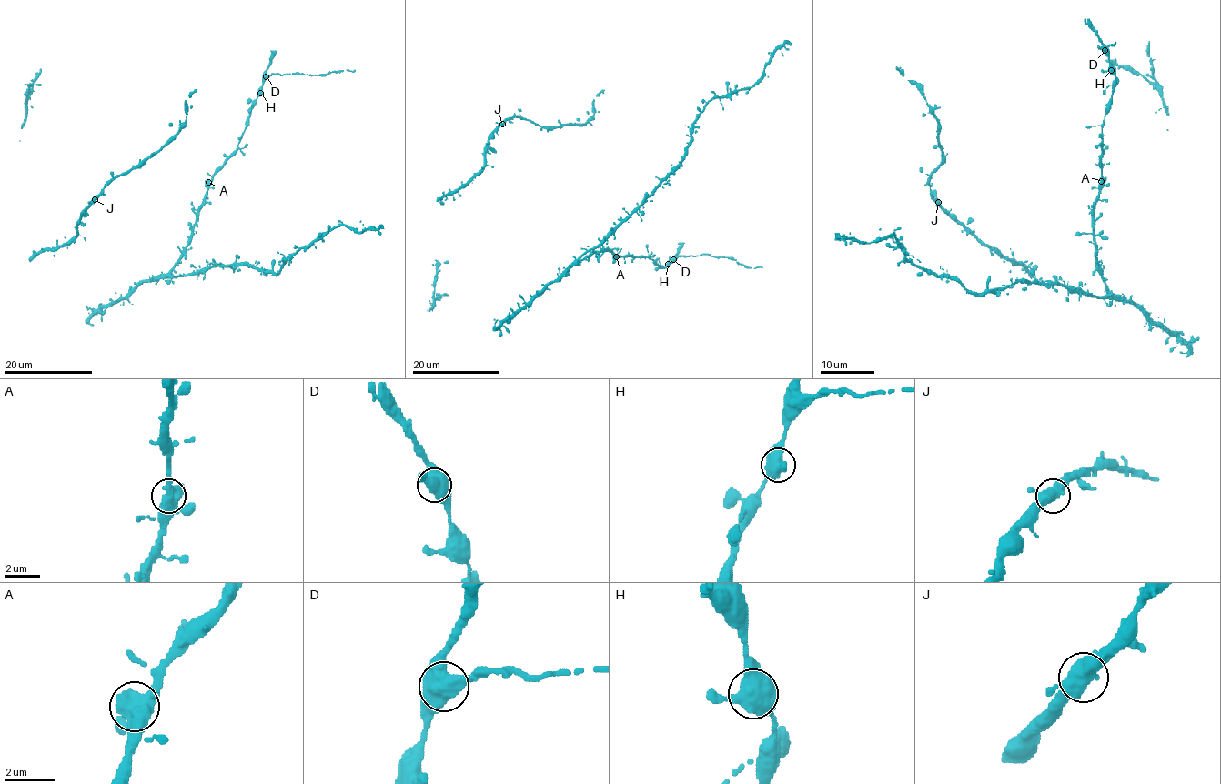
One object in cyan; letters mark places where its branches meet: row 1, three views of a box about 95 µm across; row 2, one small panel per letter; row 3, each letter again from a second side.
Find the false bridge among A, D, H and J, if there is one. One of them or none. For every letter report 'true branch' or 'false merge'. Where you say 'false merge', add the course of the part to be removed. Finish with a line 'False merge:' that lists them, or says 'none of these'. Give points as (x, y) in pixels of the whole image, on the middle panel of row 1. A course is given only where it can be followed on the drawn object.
A: true branch
D: false merge; course (673, 258), (710, 255), (716, 257), (732, 257), (748, 267), (762, 267)
H: true branch
J: true branch
False merge: D

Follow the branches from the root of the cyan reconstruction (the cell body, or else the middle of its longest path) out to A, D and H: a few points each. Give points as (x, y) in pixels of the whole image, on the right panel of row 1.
A: (1114, 299), (1096, 259), (1094, 209), (1101, 181)
D: (1114, 299), (1099, 268), (1094, 231), (1094, 209), (1101, 179), (1101, 125), (1115, 78), (1114, 66), (1104, 50)
H: (1114, 299), (1099, 268), (1094, 231), (1094, 209), (1101, 179), (1101, 125), (1115, 78), (1111, 70)

